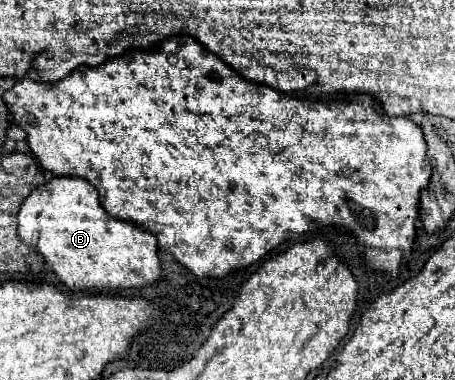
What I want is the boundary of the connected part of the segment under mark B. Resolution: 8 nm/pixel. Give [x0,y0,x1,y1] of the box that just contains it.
[18,177,160,291]

